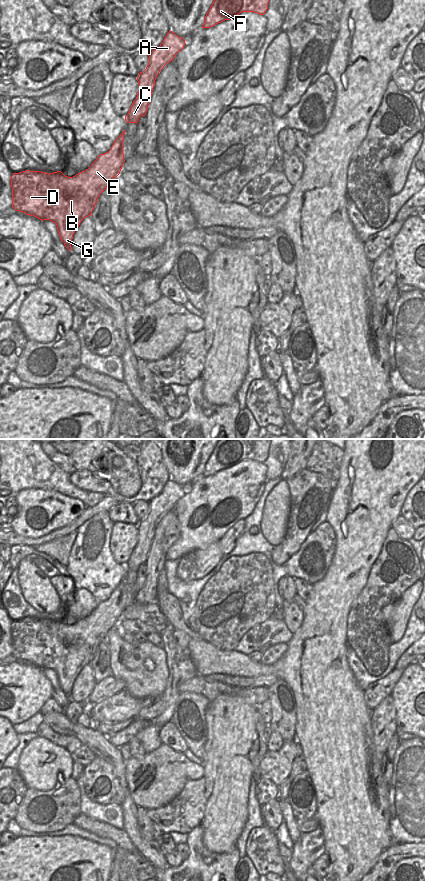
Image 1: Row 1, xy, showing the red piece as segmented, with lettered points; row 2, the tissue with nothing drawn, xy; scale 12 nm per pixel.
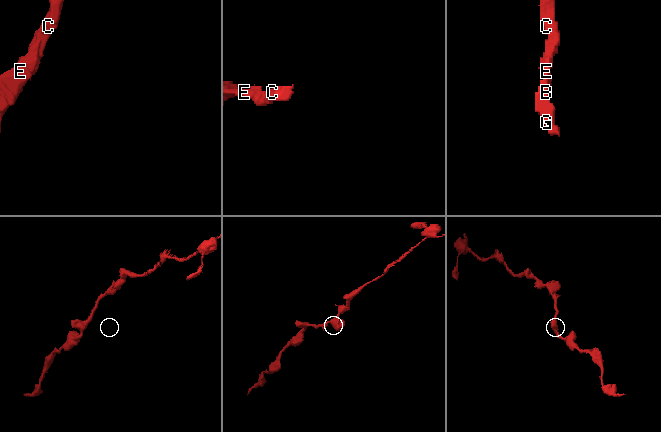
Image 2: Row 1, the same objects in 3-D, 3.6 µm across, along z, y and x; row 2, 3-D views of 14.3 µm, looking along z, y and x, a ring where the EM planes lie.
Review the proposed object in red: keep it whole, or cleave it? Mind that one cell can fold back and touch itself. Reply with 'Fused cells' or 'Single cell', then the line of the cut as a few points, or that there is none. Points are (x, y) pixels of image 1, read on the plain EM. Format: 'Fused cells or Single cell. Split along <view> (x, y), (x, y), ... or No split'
Single cell. No split

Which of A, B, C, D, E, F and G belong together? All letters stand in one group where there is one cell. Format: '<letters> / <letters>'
A B C D E F G

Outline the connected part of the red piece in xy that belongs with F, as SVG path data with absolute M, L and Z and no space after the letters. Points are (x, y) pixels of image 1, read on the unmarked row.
M220 439L207 460L202 476L230 468L242 460L264 463L271 439Z

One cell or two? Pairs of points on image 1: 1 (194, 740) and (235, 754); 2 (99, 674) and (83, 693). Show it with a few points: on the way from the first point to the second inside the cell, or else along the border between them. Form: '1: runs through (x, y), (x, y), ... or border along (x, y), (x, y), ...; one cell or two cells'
1: border along (204, 719), (207, 725), (207, 740), (202, 760); two cells
2: border along (89, 664), (92, 669), (92, 676), (96, 682); two cells

